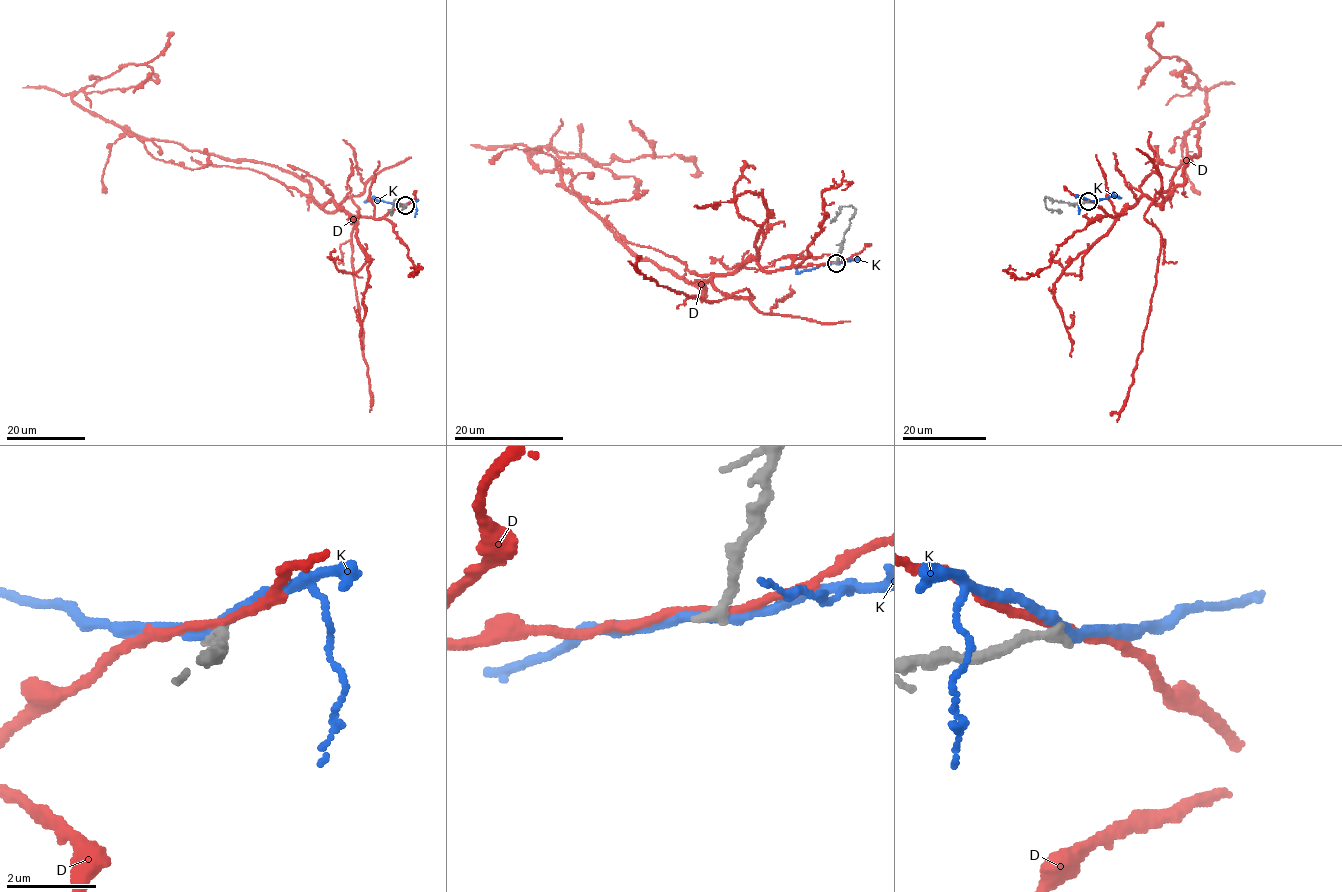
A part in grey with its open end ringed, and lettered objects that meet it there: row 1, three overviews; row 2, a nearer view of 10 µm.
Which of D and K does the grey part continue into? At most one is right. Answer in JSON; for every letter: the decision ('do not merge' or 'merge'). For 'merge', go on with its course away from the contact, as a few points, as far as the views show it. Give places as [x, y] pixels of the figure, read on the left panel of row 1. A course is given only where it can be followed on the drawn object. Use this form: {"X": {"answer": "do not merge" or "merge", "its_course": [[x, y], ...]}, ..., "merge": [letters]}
{"D": {"answer": "do not merge"}, "K": {"answer": "do not merge"}, "merge": []}

